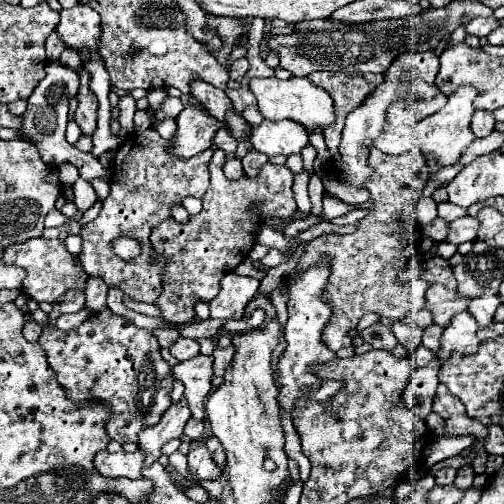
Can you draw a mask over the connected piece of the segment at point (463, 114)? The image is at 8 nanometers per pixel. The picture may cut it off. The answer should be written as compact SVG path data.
M468 85L466 87L460 87L456 89L450 97L448 97L448 103L446 107L442 107L438 113L422 119L418 125L416 125L416 135L418 135L418 141L414 143L416 149L420 149L420 153L424 155L426 161L434 159L438 167L446 167L446 165L456 165L458 159L462 157L462 153L468 149L468 145L476 139L472 129L470 129L470 119L474 115L474 97L478 95L478 91L470 89Z

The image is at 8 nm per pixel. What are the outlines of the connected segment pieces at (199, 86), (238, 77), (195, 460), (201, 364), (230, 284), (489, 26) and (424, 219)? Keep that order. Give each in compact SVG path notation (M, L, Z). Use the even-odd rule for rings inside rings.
M194 81L194 85L190 85L190 95L192 99L206 109L222 127L228 127L226 123L226 113L232 109L232 103L228 99L228 95L222 89L216 89L212 85L206 85L204 81Z
M238 59L238 61L234 61L232 65L230 65L230 79L234 79L234 81L242 81L242 77L246 75L246 71L248 71L248 61L246 59Z
M194 443L194 447L190 449L188 469L200 481L212 481L212 479L218 479L222 475L220 467L214 463L214 459L204 443Z
M198 355L190 361L182 361L172 369L176 381L184 383L184 397L188 401L194 419L204 419L204 399L212 385L212 355Z
M228 273L222 277L220 293L210 301L210 315L214 319L242 319L244 309L256 295L260 281Z
M476 17L474 21L470 21L466 25L466 35L476 35L476 37L486 37L490 31L494 31L498 27L498 19L496 17Z
M422 195L422 197L418 199L416 211L418 211L420 223L430 223L430 221L436 219L436 201L430 199L430 197L426 197L426 195Z

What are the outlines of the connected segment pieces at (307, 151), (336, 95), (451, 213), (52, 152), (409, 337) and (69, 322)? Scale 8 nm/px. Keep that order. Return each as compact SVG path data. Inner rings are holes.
M309 143L302 151L301 151L301 156L304 162L304 169L306 169L309 173L310 176L314 175L314 170L313 170L313 162L316 158L316 150L314 147ZM307 168L311 169L307 169Z
M316 71L316 73L310 73L308 75L310 83L324 89L332 99L334 99L334 113L336 113L336 123L328 125L324 129L324 139L326 139L326 147L328 147L328 153L330 153L330 161L326 165L326 169L330 173L334 173L336 177L342 173L342 167L340 167L340 153L338 153L338 145L340 145L340 133L344 129L344 121L346 121L346 115L350 111L354 111L356 107L364 105L364 101L368 99L368 95L384 81L384 75L374 75L374 73L354 73L354 75L348 75L348 73L328 73L328 71Z
M446 201L446 203L438 203L438 217L442 217L444 221L450 223L450 221L462 217L462 215L466 215L466 209L462 209L462 207L458 207L458 205L450 203L450 201Z
M50 61L46 63L46 77L40 81L38 89L34 89L34 93L28 99L28 109L22 115L22 127L18 129L20 137L30 141L42 161L46 161L46 165L60 165L62 159L70 161L72 165L76 165L76 169L80 171L80 177L86 181L92 179L106 179L108 177L108 169L102 167L102 163L88 153L82 153L78 149L74 149L74 145L66 143L64 139L64 131L66 131L66 123L68 123L68 103L72 97L76 97L78 93L78 73L60 65L58 61Z
M396 321L396 323L392 323L392 333L394 333L394 337L398 339L398 343L400 343L402 347L406 347L408 357L414 357L418 345L422 343L422 329L410 327L410 325L406 325L406 323Z
M84 307L82 311L78 311L78 313L68 313L68 315L60 315L58 319L56 319L56 327L58 329L74 329L74 327L78 327L84 319L88 319L90 317L90 311Z

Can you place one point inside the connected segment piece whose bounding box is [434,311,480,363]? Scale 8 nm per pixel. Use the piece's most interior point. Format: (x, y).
(460, 335)

